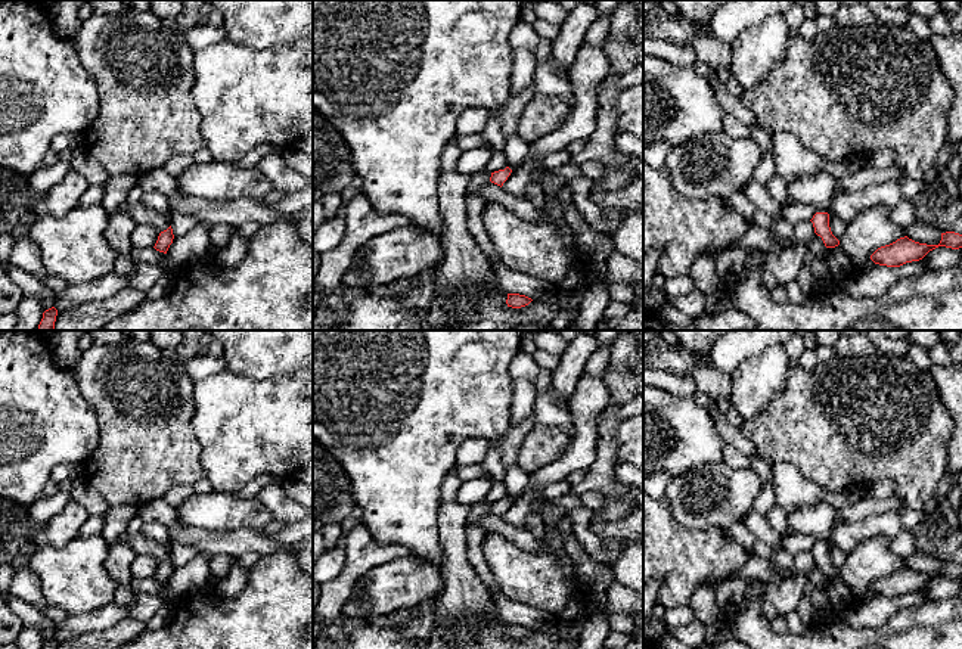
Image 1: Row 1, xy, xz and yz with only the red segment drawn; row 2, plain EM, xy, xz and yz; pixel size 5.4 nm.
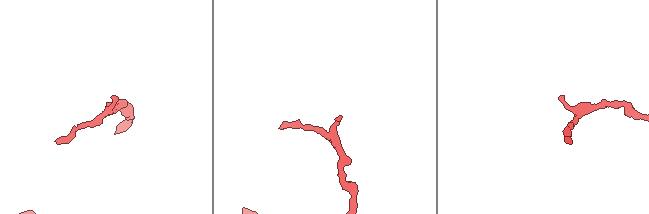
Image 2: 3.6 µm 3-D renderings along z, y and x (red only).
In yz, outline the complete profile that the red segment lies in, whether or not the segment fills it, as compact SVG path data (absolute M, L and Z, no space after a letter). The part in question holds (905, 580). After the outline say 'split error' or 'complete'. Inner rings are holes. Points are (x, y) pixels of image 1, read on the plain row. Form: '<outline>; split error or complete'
M955 562L941 563L941 571L938 575L919 574L904 566L890 575L878 578L871 586L871 590L879 596L900 597L906 593L922 590L930 581L938 577L952 580L962 578L962 565Z; complete

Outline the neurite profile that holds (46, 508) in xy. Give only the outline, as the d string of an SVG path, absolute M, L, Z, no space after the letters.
M59 490L55 496L41 497L30 506L30 518L32 522L44 525L62 512L69 500L72 500L71 493L63 490Z

